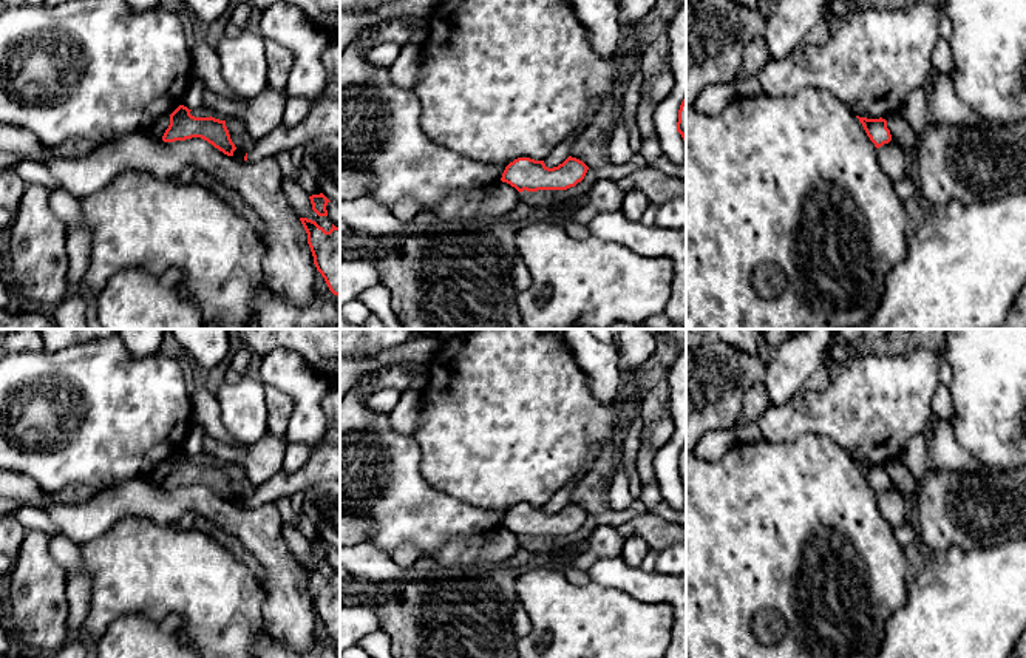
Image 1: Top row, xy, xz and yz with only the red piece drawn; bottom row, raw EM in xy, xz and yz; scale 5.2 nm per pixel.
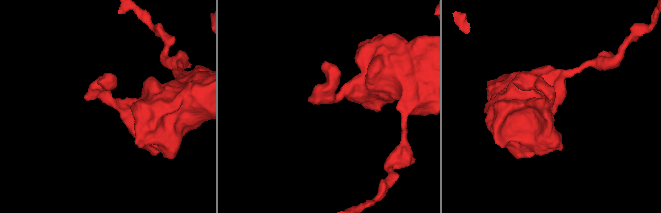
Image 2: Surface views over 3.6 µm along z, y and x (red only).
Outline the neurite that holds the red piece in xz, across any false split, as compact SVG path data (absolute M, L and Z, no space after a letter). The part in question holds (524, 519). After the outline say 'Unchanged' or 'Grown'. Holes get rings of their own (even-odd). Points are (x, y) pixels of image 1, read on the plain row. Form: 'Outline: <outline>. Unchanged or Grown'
Outline: M572 502L553 514L549 514L544 507L518 504L505 513L501 527L519 539L524 536L567 536L581 528L587 516L589 513L583 507Z. Unchanged

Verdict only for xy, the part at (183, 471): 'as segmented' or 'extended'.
as segmented

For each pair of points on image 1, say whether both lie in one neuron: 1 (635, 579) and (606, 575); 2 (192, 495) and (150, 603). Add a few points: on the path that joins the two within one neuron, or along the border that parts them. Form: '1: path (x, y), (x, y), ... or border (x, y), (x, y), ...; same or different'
1: path (628, 578), (614, 575); same
2: border (138, 518), (147, 522), (175, 521); different

